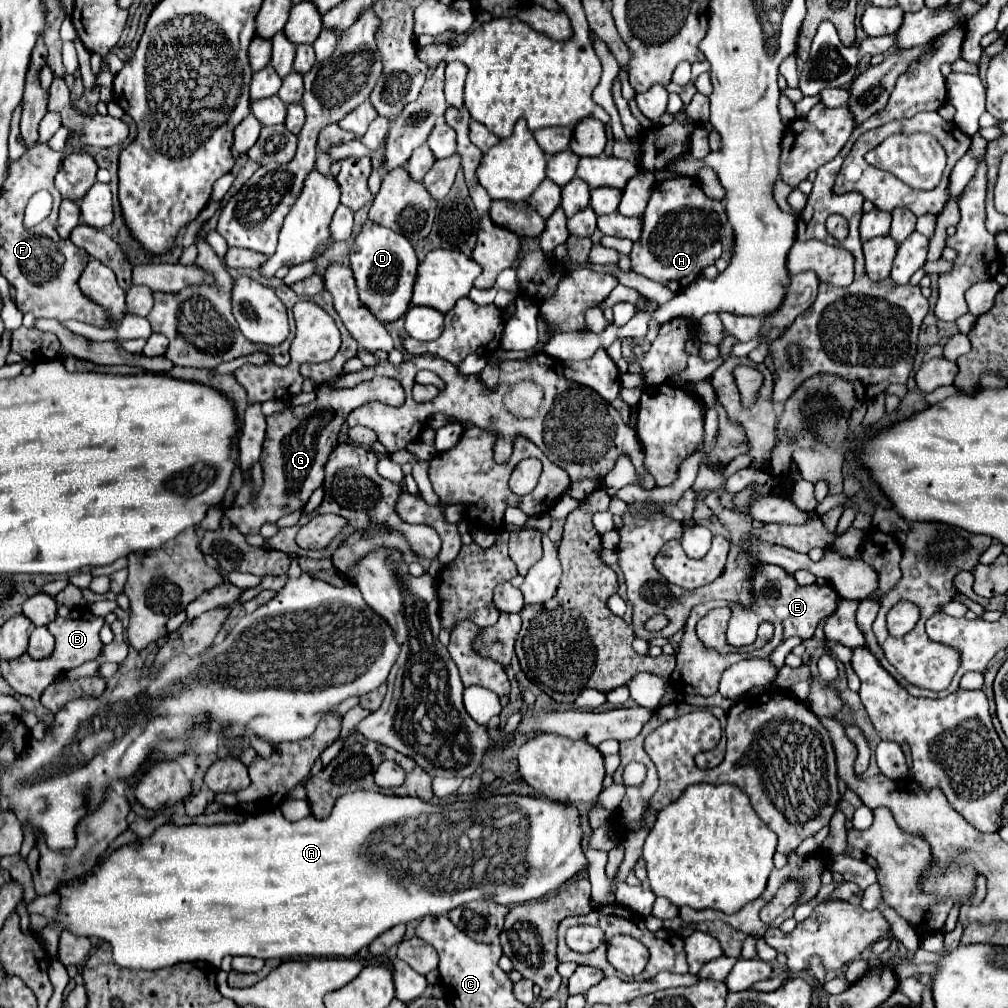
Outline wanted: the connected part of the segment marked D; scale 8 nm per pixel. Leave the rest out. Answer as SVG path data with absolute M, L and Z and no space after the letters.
M366 219L360 233L354 239L354 247L350 251L350 267L354 271L356 285L360 289L362 303L386 325L400 319L408 303L412 299L412 285L416 279L418 259L414 247L404 235L394 233L388 227L380 227Z

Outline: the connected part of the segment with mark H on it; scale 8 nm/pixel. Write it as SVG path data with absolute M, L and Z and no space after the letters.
M676 177L670 181L662 181L654 187L648 207L642 215L642 235L630 251L632 271L662 285L668 283L678 283L678 287L690 285L692 281L698 279L704 267L714 265L714 261L722 255L722 233L726 233L726 211L720 201L708 199L708 195L700 191L700 183L696 183L696 179Z

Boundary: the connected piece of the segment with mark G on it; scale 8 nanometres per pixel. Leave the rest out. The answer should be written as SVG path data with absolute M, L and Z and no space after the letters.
M324 383L318 387L318 397L314 403L292 407L266 417L268 429L260 455L264 485L258 497L252 501L252 483L244 483L236 503L226 511L226 517L244 535L258 535L264 523L276 523L280 517L300 511L310 495L322 485L324 463L336 447L340 427L352 409L356 409L356 393L350 393L350 389L332 389L328 383Z

